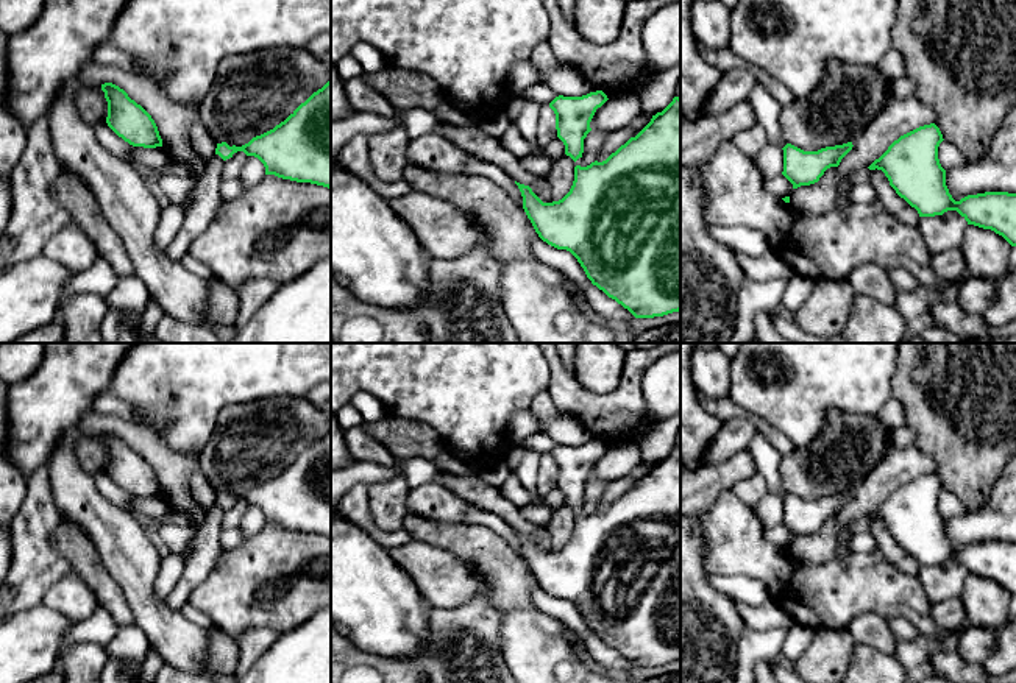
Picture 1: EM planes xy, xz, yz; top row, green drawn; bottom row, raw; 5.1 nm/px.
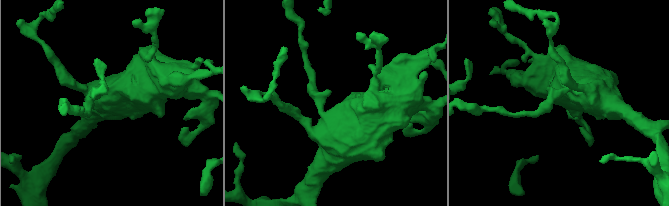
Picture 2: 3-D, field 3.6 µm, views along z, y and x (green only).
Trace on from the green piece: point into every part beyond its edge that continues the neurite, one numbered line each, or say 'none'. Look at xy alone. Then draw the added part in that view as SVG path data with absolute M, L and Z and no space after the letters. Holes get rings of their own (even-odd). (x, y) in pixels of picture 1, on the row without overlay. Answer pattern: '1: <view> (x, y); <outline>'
none

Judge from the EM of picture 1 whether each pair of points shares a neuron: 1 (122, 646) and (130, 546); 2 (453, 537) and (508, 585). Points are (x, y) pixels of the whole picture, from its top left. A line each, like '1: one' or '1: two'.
1: two
2: one

